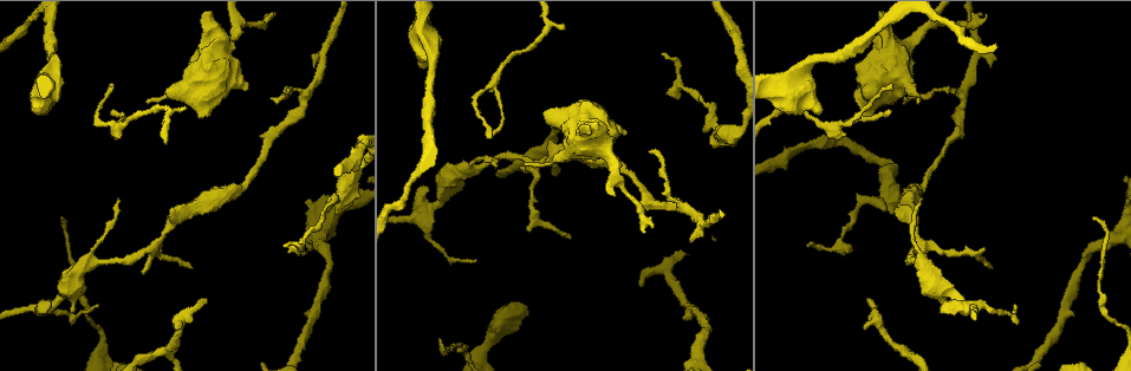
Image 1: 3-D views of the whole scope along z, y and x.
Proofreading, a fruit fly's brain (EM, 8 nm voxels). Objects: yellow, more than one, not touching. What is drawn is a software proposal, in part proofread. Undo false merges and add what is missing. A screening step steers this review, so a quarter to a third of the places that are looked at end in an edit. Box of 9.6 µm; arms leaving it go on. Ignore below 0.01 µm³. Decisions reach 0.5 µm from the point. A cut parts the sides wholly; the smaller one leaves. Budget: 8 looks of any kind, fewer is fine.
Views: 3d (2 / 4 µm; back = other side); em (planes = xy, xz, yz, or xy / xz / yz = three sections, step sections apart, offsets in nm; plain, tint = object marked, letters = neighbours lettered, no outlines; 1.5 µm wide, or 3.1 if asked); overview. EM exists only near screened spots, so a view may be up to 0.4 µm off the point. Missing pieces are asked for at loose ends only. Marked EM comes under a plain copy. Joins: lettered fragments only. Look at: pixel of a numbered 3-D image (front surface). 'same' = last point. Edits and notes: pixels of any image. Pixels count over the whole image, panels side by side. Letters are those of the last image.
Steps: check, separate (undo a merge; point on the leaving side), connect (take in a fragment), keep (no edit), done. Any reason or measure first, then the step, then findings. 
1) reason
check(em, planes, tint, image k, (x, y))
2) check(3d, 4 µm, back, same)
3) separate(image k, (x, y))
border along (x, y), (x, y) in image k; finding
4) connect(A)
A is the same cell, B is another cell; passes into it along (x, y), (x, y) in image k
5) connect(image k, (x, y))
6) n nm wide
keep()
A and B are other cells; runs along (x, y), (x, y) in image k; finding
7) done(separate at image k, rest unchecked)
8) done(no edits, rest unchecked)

branch stops here
check(3d, 2 µm, image 1, (246, 86))

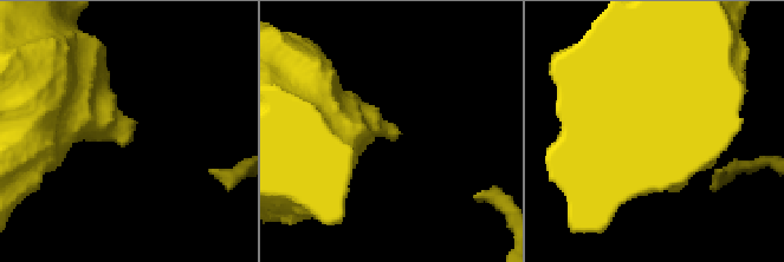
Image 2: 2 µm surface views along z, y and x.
check(em, planes, tint, image 2, (398, 133))

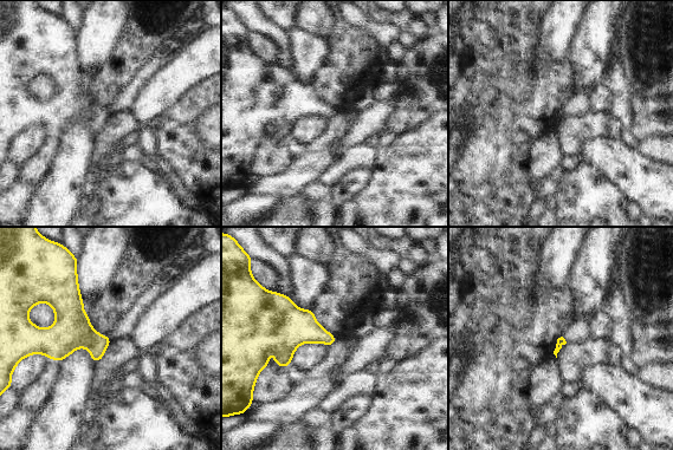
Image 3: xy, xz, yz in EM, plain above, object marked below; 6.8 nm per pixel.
check(em, planes, letters, same)

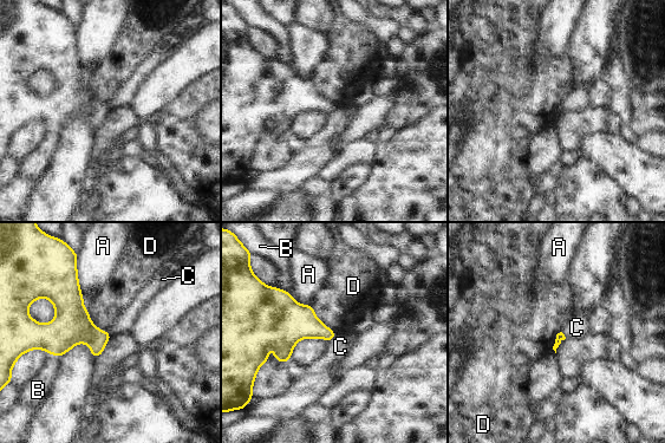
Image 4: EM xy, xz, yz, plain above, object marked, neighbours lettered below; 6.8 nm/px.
keep()
A, B, C and D are other cells; none of them fits

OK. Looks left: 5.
tapers out
check(3d, 4 µm, image 1, (206, 300))

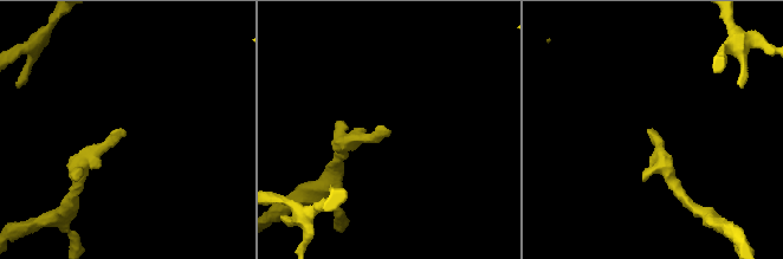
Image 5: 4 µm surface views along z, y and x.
check(em, planes, tint, image 5, (383, 131))

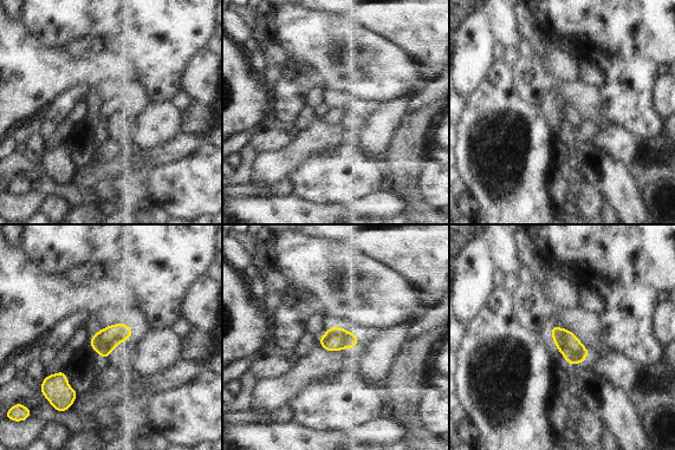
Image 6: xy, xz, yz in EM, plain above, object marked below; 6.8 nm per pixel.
check(em, planes, letters, same)

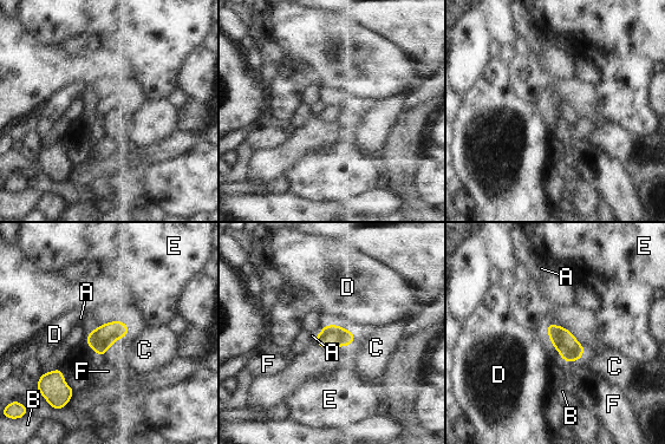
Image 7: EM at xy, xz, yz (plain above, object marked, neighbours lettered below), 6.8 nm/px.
keep()
A, B, C, D, E and F are other cells; border along (129, 330), (104, 354) in image 7; no lettered fragment goes on from it

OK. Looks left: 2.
calibre changes
check(em, xy, step 8, tint, image 1, (909, 215))

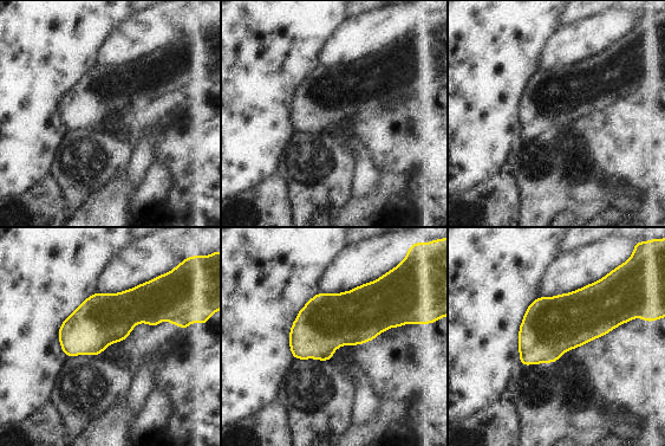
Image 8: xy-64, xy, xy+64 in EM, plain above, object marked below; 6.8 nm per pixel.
see the neighbours
check(em, xy, step 8, letters, same)

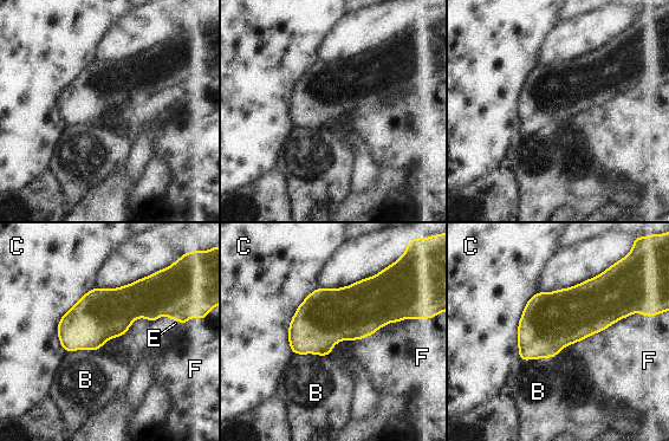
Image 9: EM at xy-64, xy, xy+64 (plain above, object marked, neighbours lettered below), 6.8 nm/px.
320 nm wide
keep()
B, C, E and F are other cells; border along (642, 315), (621, 318), (575, 344) in image 9; continuous, no second neuron

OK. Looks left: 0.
done(no edits, rest unchecked)

